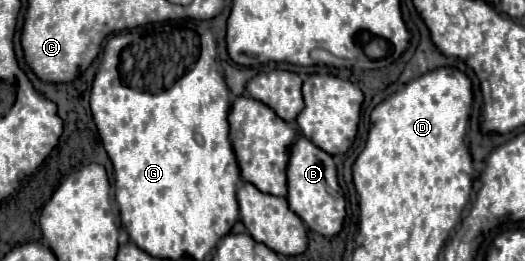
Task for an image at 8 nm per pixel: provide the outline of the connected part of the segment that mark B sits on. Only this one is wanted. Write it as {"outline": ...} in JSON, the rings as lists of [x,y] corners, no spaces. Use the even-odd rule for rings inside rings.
{"outline":[[[298,138],[294,144],[288,148],[288,168],[286,168],[286,178],[288,178],[288,206],[304,220],[304,224],[322,236],[334,236],[342,230],[344,222],[344,196],[338,186],[336,178],[336,166],[332,162],[332,156],[314,146],[308,138]]]}

